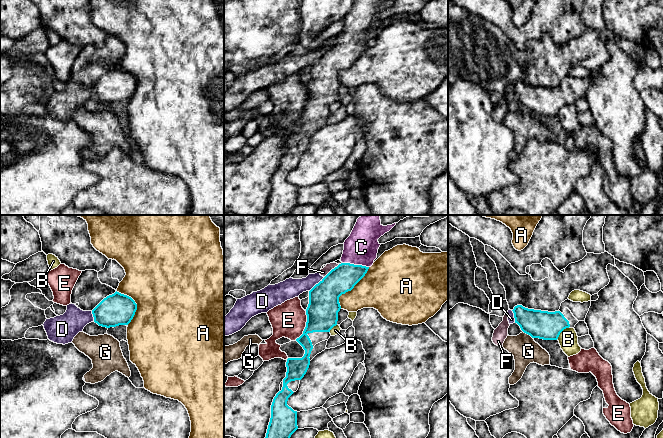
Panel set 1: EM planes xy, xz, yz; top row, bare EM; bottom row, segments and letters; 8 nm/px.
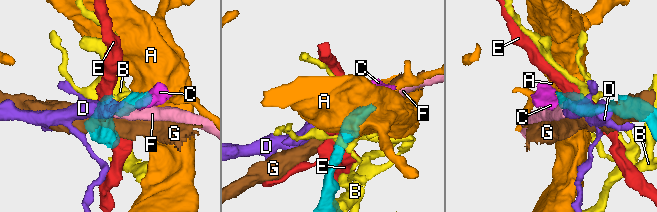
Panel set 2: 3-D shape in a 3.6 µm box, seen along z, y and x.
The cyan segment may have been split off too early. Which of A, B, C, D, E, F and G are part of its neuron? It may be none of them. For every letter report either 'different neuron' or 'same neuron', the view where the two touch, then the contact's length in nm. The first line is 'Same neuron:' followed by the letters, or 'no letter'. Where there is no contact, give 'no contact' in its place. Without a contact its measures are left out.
Same neuron: C
A: different neuron; contact in xz; length 400 nm
B: different neuron; contact in yz; length 130 nm
C: same neuron; contact in xz; length 220 nm
D: different neuron; contact in xz; length 170 nm
E: different neuron; contact in xz; length 240 nm
F: different neuron; contact in xz; length 170 nm
G: different neuron; contact in yz; length 100 nm

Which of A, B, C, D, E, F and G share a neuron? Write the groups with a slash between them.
A / B / C / D F / E / G

